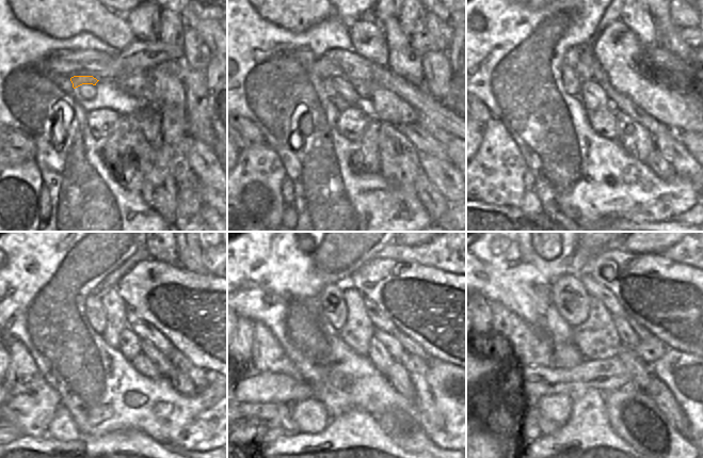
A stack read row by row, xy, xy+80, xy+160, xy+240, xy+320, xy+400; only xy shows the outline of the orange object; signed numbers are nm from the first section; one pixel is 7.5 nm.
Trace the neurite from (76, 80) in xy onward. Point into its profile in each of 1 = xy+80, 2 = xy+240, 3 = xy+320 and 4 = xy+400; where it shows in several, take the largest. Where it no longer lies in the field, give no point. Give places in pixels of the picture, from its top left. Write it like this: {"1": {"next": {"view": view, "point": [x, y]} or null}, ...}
{"1": {"next": {"view": "xy+80", "point": [344, 88]}}, "2": {"next": {"view": "xy+240", "point": [129, 345]}}, "3": {"next": {"view": "xy+320", "point": [378, 353]}}, "4": {"next": {"view": "xy+400", "point": [639, 375]}}}

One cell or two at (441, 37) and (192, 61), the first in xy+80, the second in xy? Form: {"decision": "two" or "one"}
{"decision": "one"}

